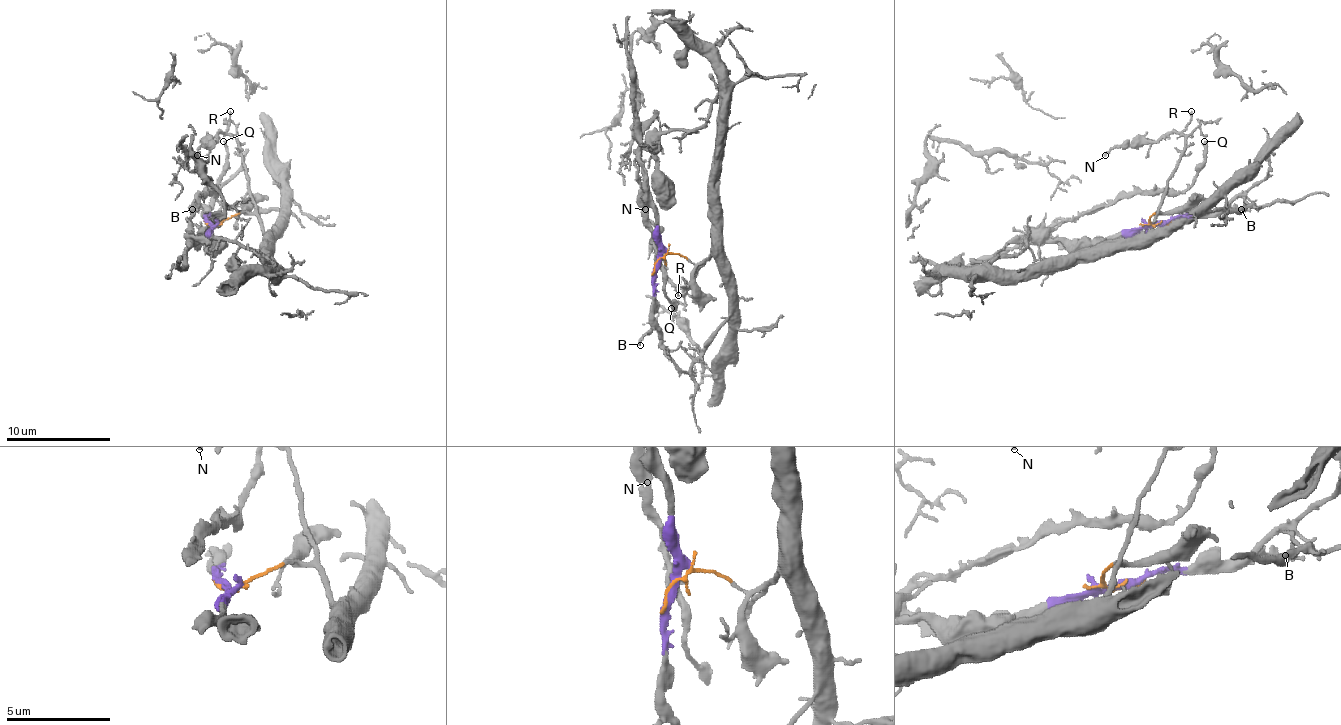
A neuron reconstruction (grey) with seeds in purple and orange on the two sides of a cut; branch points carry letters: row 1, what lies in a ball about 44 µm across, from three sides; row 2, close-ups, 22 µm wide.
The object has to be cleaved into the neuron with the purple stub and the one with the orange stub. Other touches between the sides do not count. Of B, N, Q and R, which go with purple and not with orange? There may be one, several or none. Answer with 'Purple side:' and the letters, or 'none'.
Purple side: B, Q

